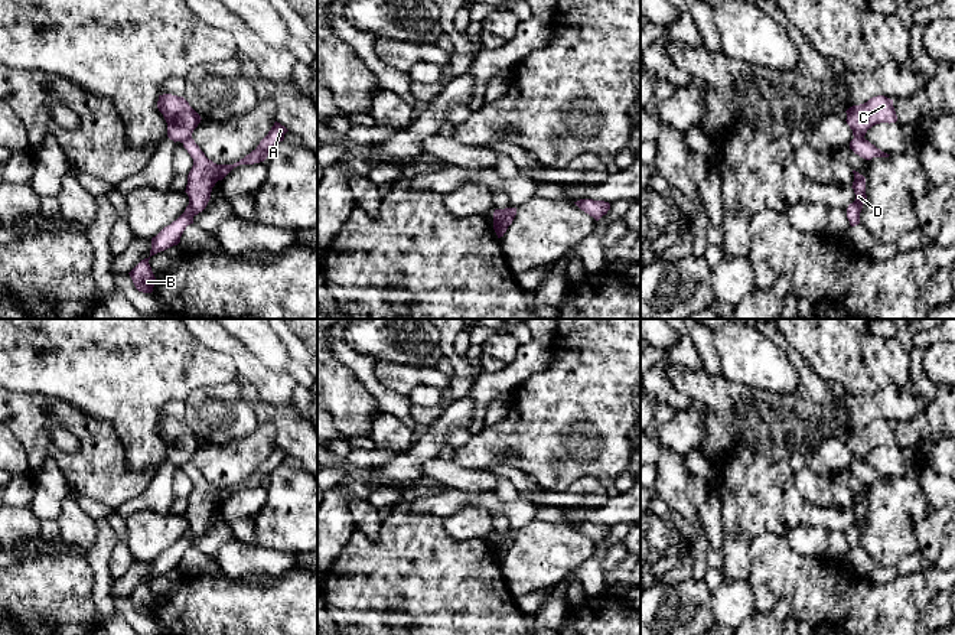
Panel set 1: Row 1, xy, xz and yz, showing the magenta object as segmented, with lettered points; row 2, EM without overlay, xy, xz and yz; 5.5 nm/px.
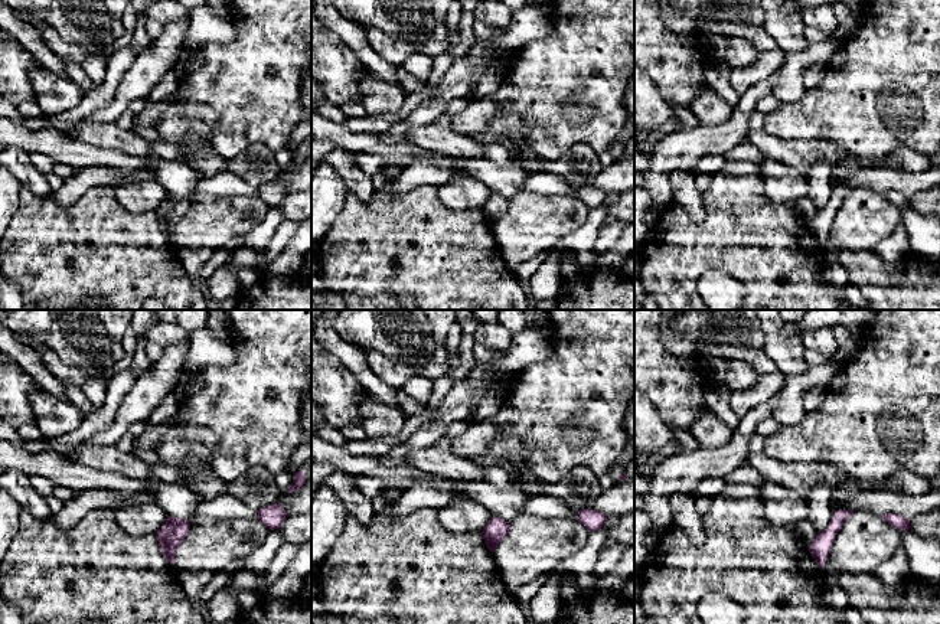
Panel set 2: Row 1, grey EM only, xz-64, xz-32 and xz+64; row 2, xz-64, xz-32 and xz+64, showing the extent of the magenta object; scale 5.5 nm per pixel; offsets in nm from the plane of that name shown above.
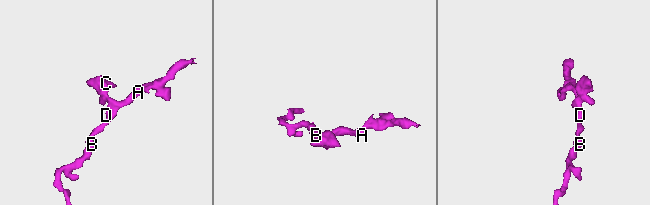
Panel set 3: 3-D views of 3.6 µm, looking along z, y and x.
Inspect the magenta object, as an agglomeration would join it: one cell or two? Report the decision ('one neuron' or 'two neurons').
two neurons

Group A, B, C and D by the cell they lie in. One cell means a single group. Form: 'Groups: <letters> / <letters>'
Groups: A B D / C

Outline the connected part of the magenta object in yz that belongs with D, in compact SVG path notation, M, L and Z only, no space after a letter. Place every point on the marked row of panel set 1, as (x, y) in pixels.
M853 170L853 173L854 182L851 188L854 189L855 201L848 205L847 218L850 221L850 225L855 227L860 224L860 212L863 209L863 205L866 203L867 195L866 195L866 178L855 170Z

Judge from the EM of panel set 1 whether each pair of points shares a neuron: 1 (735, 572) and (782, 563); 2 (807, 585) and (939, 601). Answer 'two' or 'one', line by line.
1: two
2: two

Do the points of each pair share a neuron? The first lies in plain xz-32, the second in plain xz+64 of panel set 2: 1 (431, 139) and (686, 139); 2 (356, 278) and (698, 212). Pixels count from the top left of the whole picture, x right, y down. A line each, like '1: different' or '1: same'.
1: different
2: different

